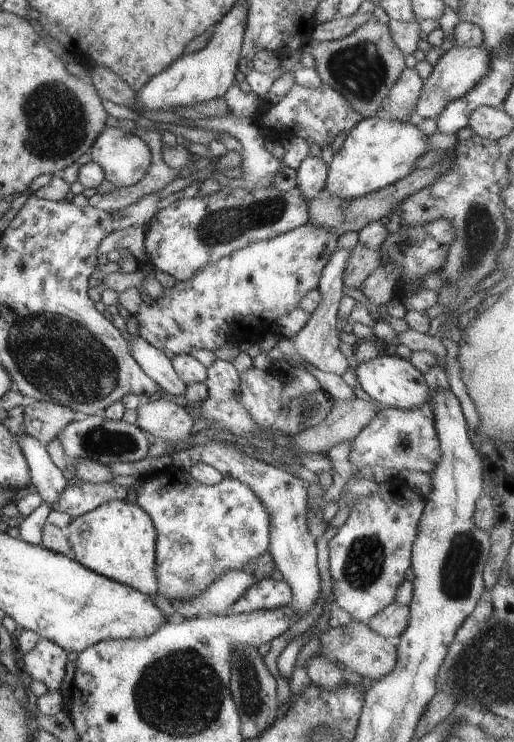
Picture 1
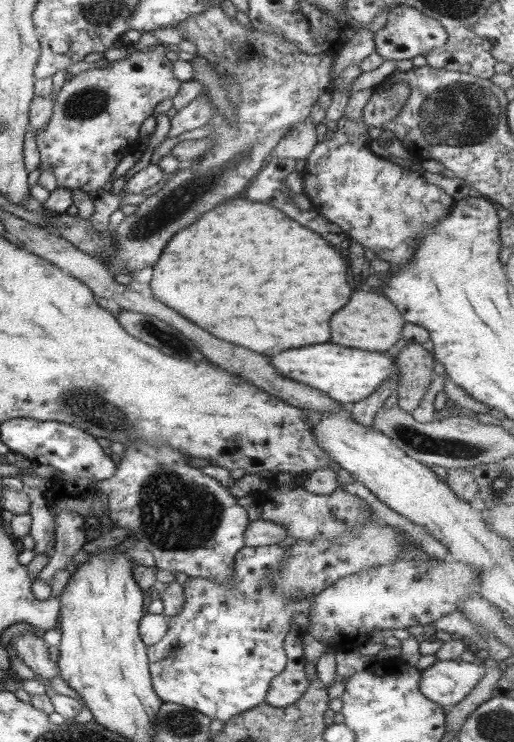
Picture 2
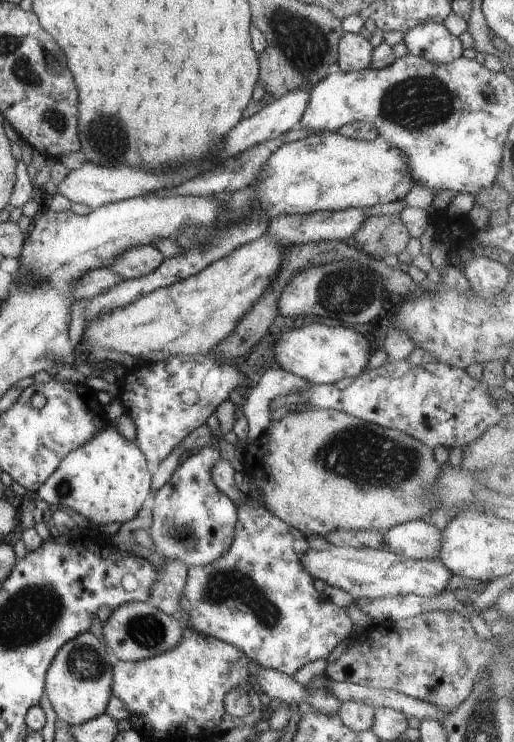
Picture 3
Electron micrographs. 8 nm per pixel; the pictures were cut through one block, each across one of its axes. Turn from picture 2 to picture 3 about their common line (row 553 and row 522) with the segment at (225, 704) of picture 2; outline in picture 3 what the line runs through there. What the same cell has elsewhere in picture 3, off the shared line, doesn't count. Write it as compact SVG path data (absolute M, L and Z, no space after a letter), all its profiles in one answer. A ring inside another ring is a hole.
M252 494L238 506L238 522L230 548L218 560L206 566L187 568L186 586L182 588L180 608L188 616L194 631L234 644L256 666L293 676L308 662L327 658L329 654L350 636L354 623L346 614L346 608L329 601L324 602L314 588L314 578L302 566L302 554L310 548L306 536L293 526L276 518Z

